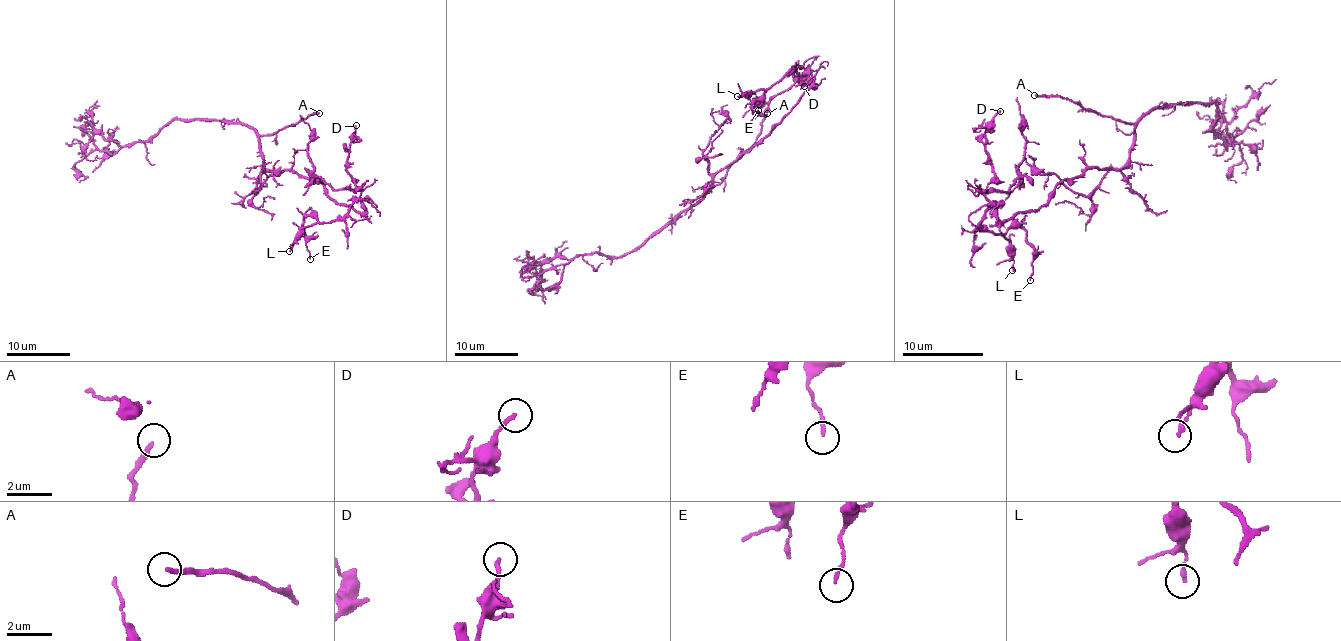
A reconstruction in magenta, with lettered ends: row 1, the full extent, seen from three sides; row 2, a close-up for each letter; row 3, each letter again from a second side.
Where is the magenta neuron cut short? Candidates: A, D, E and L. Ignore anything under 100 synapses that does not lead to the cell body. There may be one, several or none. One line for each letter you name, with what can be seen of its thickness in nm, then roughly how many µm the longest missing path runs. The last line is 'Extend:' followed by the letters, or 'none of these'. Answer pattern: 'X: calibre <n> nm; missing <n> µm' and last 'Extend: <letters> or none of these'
A: calibre 220 nm; missing 30 µm
Extend: A

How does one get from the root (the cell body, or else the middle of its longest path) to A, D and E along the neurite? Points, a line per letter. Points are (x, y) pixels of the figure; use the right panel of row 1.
A: (1119, 167), (1127, 161), (1133, 141), (1133, 127), (1129, 123), (1085, 111), (1063, 97), (1034, 95)
D: (1119, 167), (1089, 167), (1065, 177), (1042, 206), (1002, 222), (984, 194), (994, 175), (986, 125), (1000, 111)
E: (1119, 167), (1065, 177), (1042, 206), (1002, 222), (994, 206), (986, 212), (994, 234), (1026, 232), (1030, 280)

